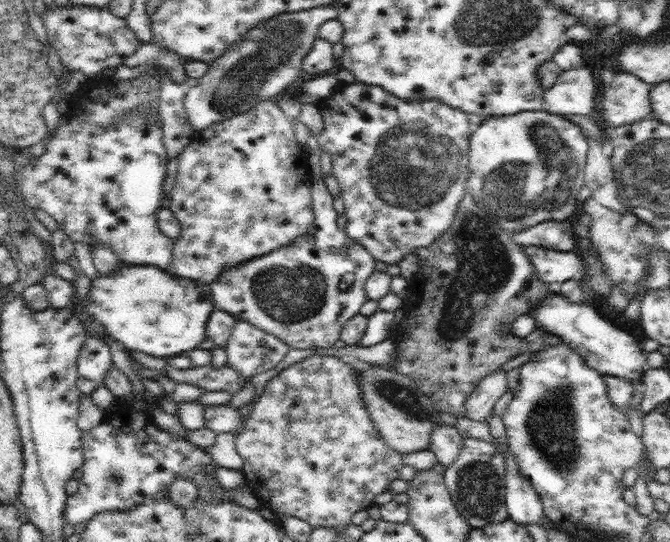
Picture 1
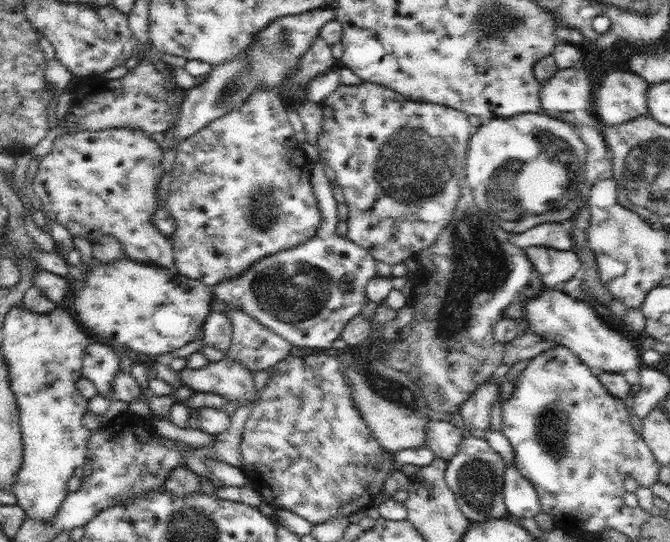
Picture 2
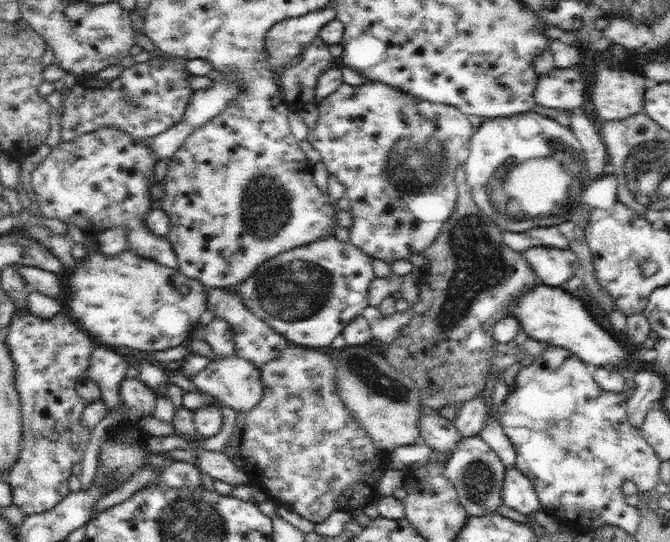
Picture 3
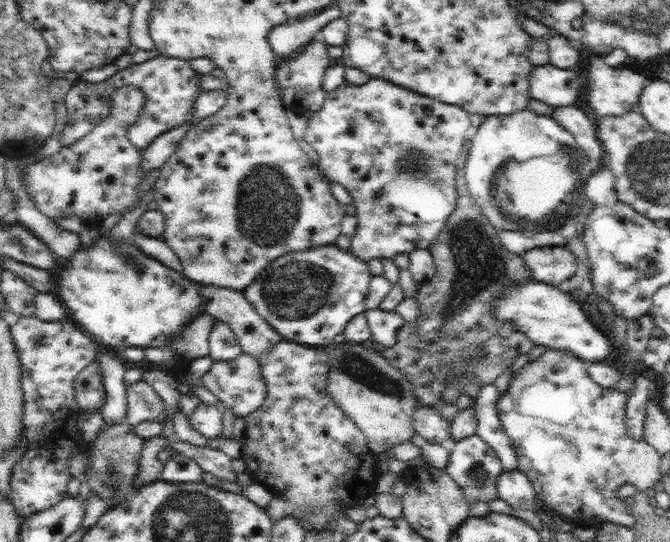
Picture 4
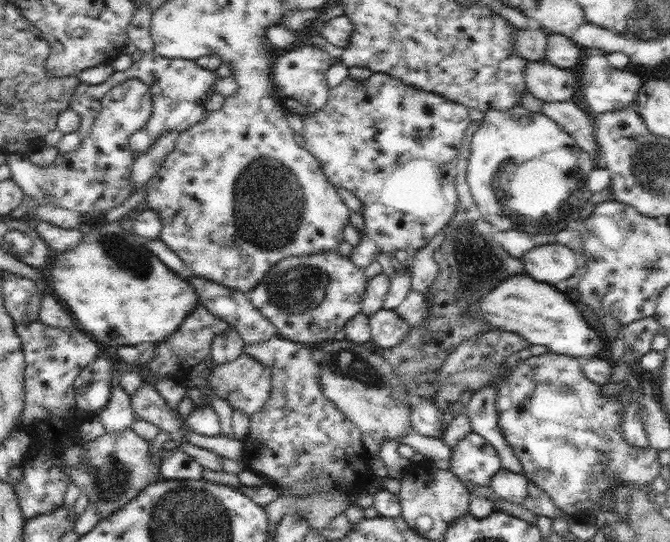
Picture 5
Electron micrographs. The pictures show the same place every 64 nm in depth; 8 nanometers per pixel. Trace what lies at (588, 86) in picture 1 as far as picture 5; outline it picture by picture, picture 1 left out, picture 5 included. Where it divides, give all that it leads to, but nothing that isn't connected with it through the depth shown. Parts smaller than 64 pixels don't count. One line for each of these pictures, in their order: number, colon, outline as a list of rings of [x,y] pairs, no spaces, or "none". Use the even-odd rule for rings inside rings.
2: [[[575,68],[557,70],[553,78],[541,82],[539,100],[543,110],[549,112],[575,112],[585,114],[585,108],[593,106],[589,76]]]
3: [[[553,68],[547,74],[537,74],[535,102],[545,108],[577,110],[583,104],[585,84],[575,68]]]
4: [[[553,64],[535,66],[529,76],[529,92],[533,100],[547,106],[571,106],[577,100],[579,76],[571,68],[557,68]]]
5: [[[547,58],[529,60],[525,68],[527,94],[539,98],[541,102],[567,102],[575,92],[575,70],[557,68]]]

